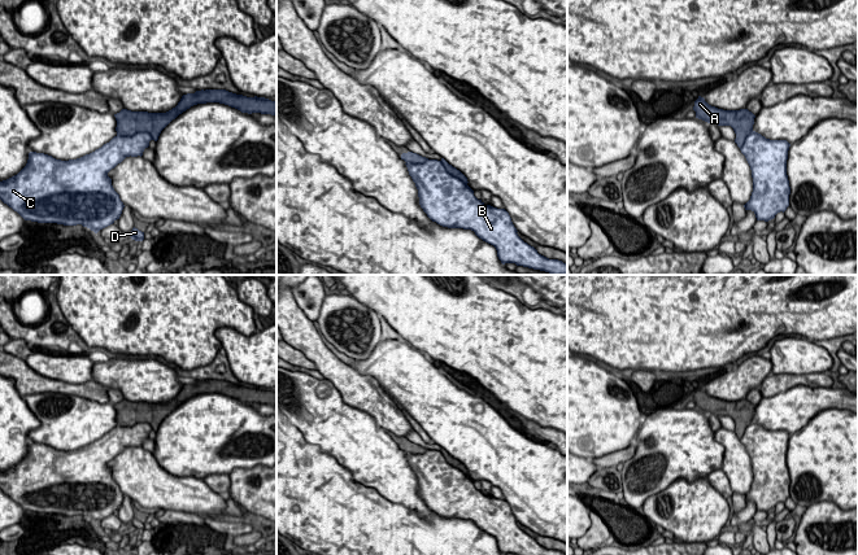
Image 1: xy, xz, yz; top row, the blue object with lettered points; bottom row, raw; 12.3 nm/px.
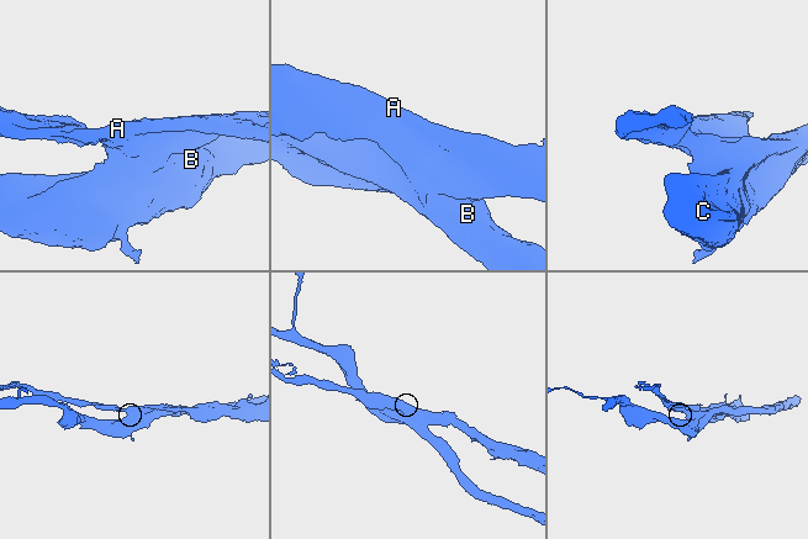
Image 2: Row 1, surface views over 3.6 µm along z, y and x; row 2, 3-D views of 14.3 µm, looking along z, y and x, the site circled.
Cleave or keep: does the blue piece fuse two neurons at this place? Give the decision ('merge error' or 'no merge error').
merge error

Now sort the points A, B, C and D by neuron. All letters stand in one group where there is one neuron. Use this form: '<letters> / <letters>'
A / B C D

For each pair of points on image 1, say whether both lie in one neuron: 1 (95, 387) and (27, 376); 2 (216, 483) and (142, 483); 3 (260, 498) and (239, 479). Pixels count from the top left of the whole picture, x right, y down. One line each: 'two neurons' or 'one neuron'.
1: one neuron
2: two neurons
3: one neuron

